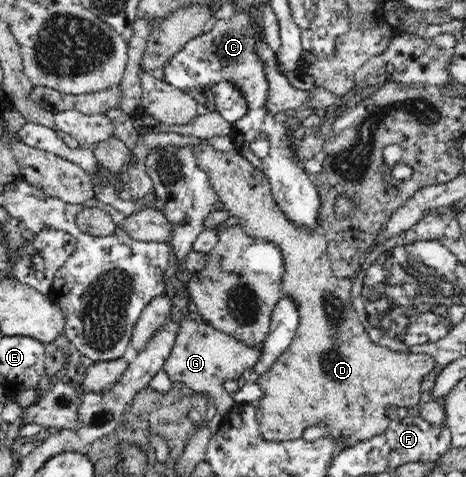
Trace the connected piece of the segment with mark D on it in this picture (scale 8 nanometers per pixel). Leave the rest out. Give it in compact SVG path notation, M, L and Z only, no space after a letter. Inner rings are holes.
M205 142L193 148L197 164L209 174L209 184L217 194L217 203L213 205L212 211L229 210L230 216L240 219L239 226L247 235L273 242L281 248L285 264L282 294L283 297L294 299L299 307L299 326L291 346L283 351L283 355L270 370L259 374L256 381L262 391L258 408L262 412L260 431L263 439L273 442L299 439L305 429L319 423L325 423L331 430L327 437L341 440L347 447L381 435L391 421L386 415L389 405L395 407L393 412L396 413L397 409L402 412L419 403L422 379L436 366L435 360L428 354L395 352L371 340L366 331L364 317L358 315L354 309L352 280L334 275L327 256L327 242L317 231L303 230L283 215L283 210L279 209L272 194L270 182L261 169L245 159L236 149L219 151Z

